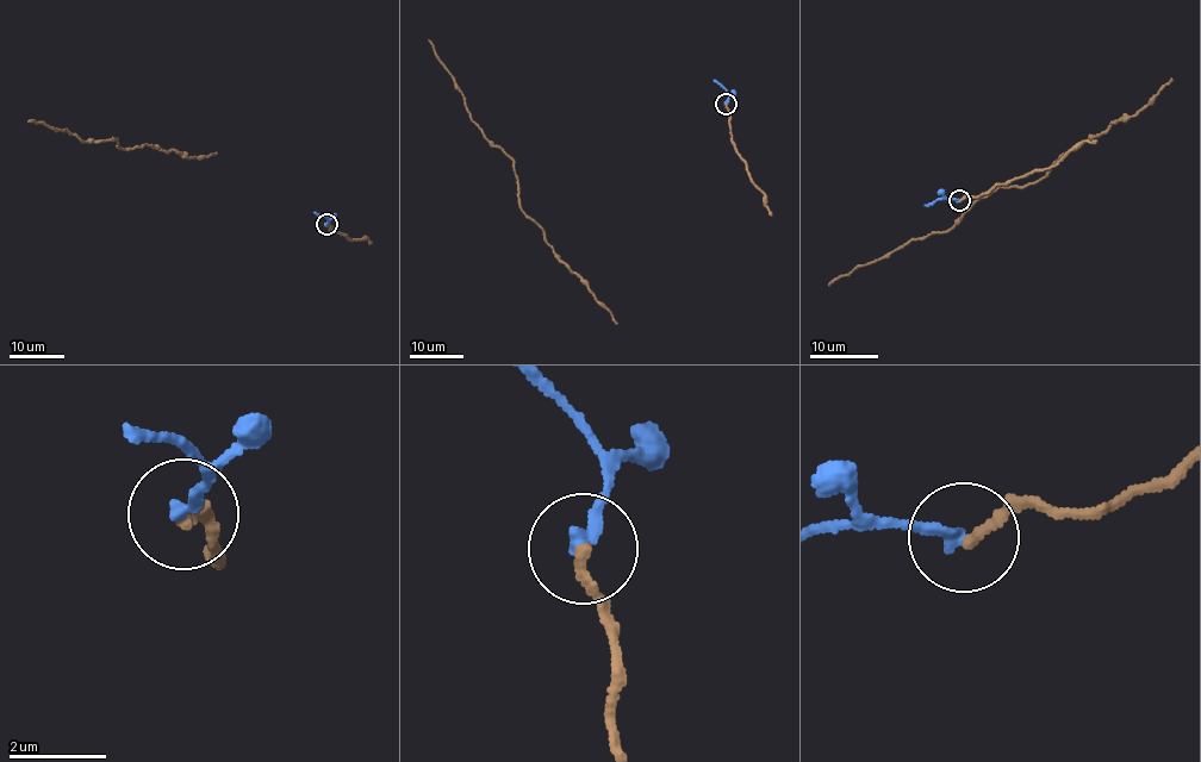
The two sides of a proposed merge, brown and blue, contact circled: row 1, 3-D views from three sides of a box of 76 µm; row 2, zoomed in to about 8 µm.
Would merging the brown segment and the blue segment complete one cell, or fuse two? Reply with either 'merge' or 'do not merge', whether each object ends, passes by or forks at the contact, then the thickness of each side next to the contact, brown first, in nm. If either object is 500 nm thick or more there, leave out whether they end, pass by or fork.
do not merge; brown ends; blue ends; calibres 240 and 240 nm

